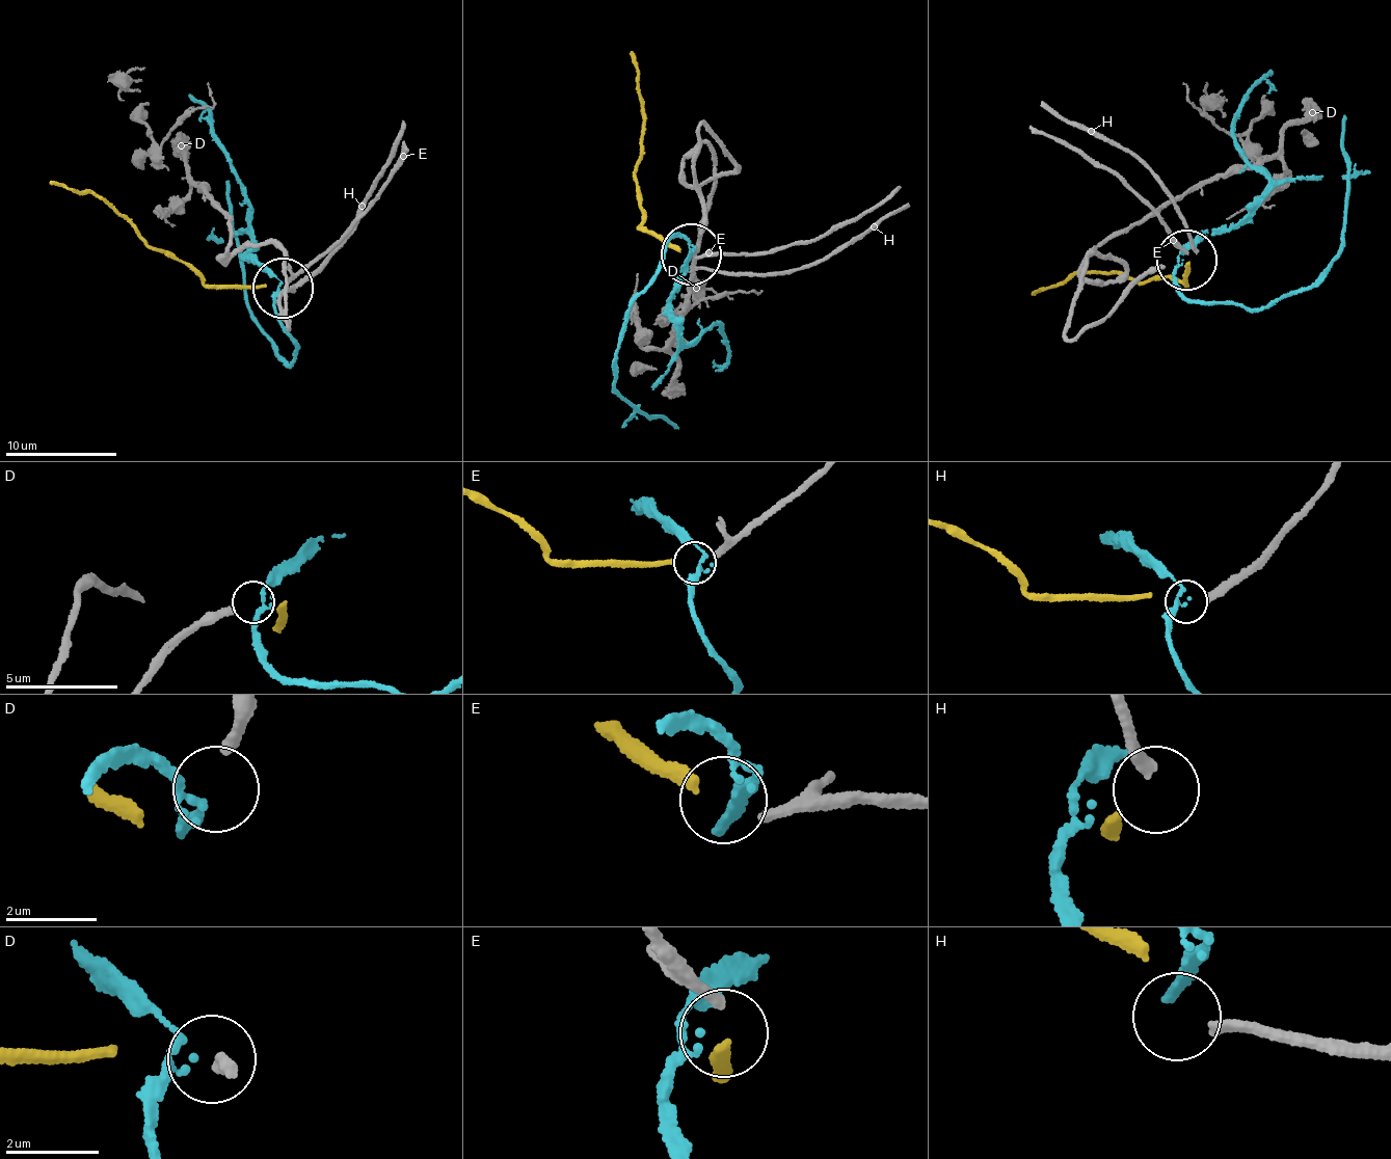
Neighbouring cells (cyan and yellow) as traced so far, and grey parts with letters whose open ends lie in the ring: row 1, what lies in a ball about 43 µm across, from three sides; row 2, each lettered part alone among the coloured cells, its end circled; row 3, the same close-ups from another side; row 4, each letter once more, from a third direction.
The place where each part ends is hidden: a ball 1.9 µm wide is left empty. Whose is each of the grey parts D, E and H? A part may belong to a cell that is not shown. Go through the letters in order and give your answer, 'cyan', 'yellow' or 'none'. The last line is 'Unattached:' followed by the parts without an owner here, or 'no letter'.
D: cyan
E: yellow
H: none
Unattached: H

